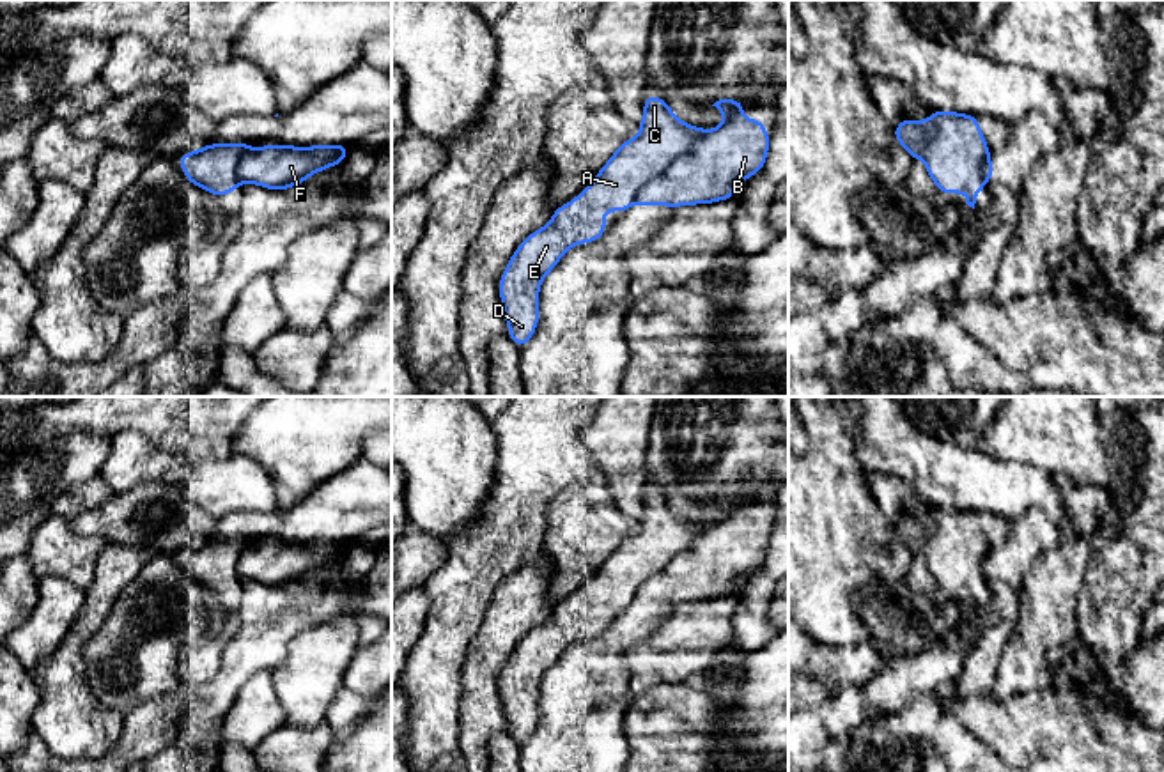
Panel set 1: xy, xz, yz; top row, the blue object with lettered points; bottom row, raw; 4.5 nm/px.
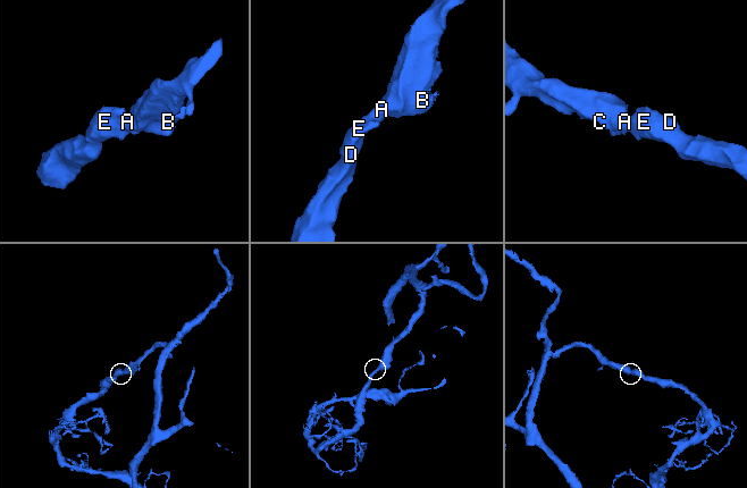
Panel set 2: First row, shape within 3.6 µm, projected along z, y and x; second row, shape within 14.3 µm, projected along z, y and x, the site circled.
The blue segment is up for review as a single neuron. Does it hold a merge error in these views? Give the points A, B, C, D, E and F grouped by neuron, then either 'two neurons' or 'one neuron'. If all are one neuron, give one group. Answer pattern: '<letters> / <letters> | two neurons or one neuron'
A C D E / B F | two neurons

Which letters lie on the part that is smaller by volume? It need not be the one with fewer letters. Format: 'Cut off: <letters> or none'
Cut off: B, F

